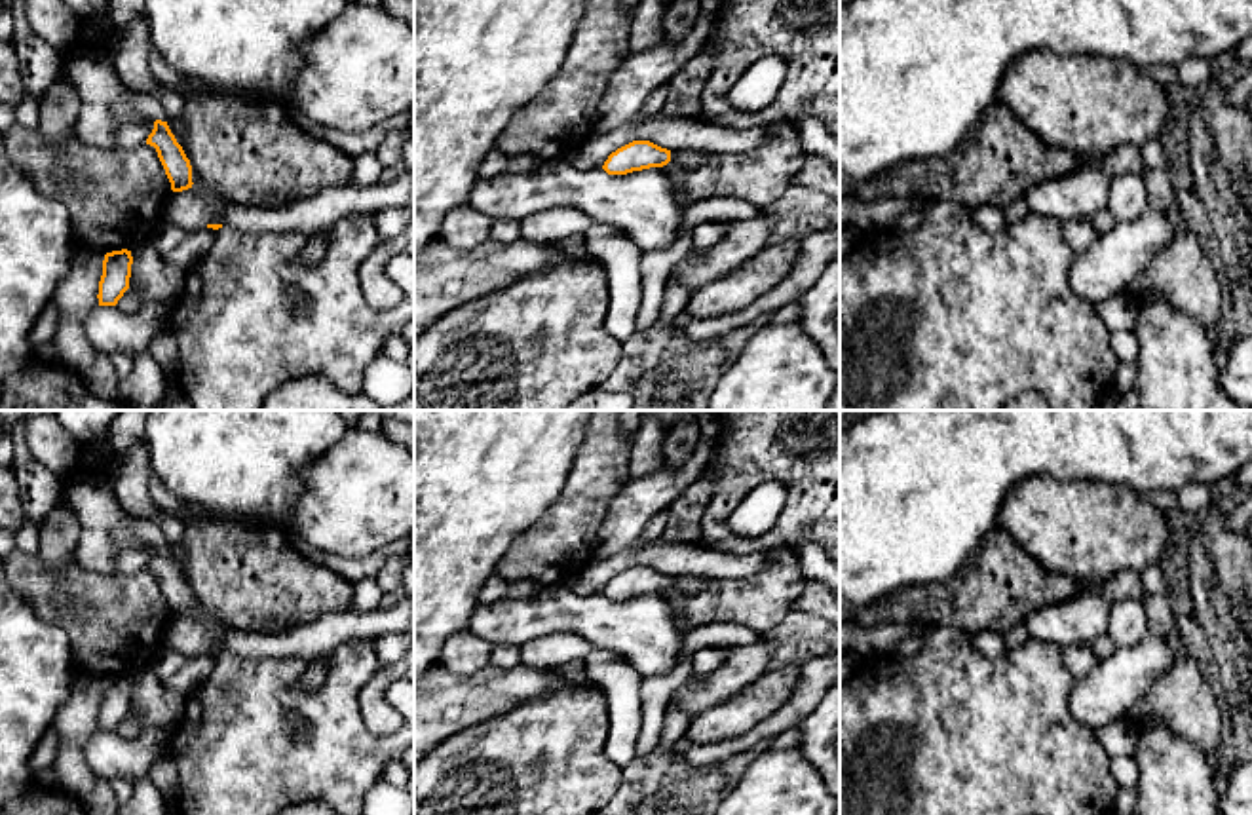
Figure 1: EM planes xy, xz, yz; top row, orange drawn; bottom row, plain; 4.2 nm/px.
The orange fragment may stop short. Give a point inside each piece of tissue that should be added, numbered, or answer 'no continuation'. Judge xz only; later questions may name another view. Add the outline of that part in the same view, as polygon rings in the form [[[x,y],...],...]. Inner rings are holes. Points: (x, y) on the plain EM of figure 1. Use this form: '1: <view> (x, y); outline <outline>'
1: xz (684, 584); outline [[[673,576],[671,589],[680,593],[697,593],[703,585],[707,585],[707,578],[699,576]]]

